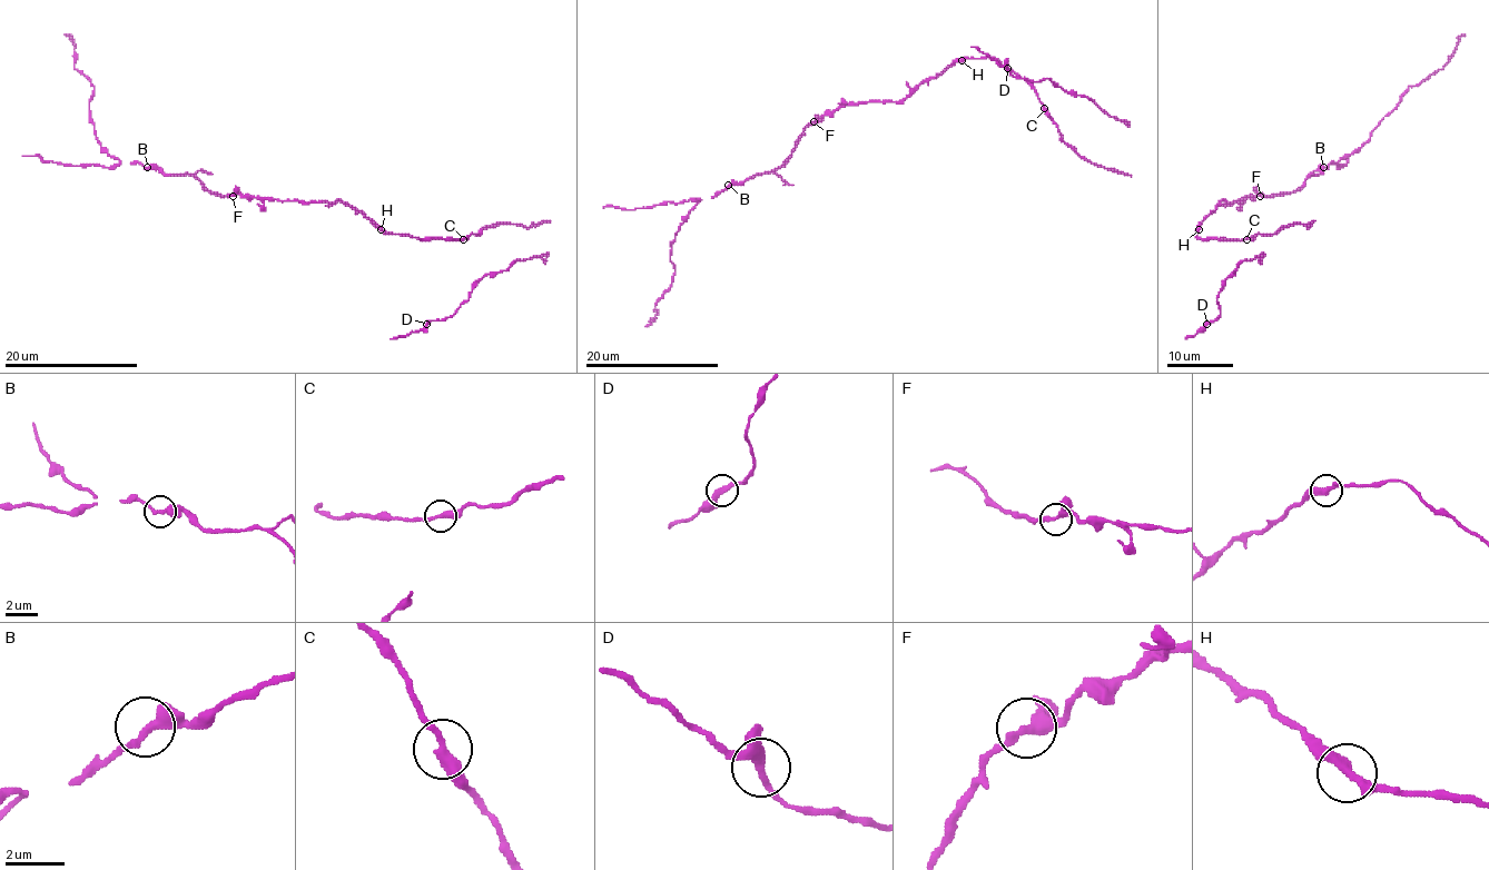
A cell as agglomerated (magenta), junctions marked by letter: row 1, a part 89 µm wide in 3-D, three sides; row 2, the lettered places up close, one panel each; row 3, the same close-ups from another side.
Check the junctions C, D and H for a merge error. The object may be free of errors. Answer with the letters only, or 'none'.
none

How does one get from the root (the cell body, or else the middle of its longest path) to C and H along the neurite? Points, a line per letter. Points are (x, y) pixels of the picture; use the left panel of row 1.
C: (275, 199), (342, 200), (387, 233), (421, 239), (463, 239)
H: (275, 199), (342, 200), (361, 210), (381, 229)

